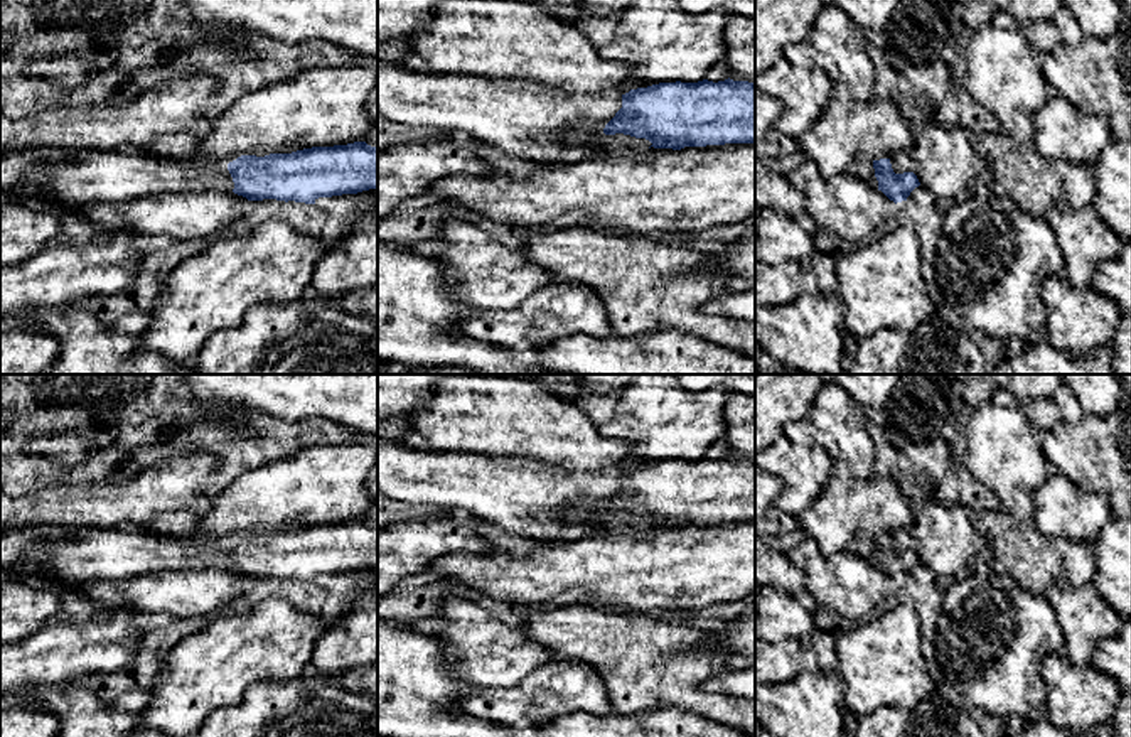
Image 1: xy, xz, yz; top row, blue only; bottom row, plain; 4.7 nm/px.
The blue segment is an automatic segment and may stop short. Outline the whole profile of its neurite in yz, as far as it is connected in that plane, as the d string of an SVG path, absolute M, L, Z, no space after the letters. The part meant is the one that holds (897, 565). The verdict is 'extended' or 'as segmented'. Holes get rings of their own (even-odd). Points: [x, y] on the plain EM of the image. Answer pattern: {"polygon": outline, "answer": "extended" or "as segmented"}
{"polygon": "M856 535L850 543L850 550L882 568L890 578L907 578L910 570L920 563L914 550L895 551L890 536L870 538Z", "answer": "extended"}

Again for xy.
{"polygon": "M366 519L312 525L265 535L241 533L228 543L88 530L84 536L34 543L24 558L61 584L126 580L162 570L234 570L248 578L295 578L378 568L378 526Z", "answer": "extended"}

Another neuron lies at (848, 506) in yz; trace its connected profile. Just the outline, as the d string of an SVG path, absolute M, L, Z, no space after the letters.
M834 460L826 489L799 516L799 528L829 557L850 550L856 535L892 536L914 525L915 503L890 477L853 477L846 462Z

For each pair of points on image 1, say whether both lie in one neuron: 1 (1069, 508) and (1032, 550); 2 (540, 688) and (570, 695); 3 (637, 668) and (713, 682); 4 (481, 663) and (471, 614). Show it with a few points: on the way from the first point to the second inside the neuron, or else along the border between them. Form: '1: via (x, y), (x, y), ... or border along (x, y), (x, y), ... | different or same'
1: border along (1032, 528), (1049, 538) | different
2: via (546, 690), (563, 690) | same
3: border along (700, 685), (703, 690), (737, 699) | different
4: via (481, 651), (481, 646), (472, 638), (472, 626) | same

